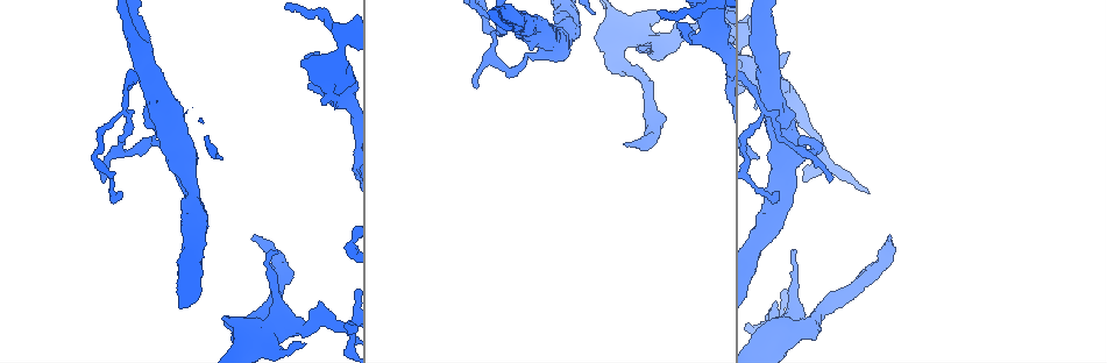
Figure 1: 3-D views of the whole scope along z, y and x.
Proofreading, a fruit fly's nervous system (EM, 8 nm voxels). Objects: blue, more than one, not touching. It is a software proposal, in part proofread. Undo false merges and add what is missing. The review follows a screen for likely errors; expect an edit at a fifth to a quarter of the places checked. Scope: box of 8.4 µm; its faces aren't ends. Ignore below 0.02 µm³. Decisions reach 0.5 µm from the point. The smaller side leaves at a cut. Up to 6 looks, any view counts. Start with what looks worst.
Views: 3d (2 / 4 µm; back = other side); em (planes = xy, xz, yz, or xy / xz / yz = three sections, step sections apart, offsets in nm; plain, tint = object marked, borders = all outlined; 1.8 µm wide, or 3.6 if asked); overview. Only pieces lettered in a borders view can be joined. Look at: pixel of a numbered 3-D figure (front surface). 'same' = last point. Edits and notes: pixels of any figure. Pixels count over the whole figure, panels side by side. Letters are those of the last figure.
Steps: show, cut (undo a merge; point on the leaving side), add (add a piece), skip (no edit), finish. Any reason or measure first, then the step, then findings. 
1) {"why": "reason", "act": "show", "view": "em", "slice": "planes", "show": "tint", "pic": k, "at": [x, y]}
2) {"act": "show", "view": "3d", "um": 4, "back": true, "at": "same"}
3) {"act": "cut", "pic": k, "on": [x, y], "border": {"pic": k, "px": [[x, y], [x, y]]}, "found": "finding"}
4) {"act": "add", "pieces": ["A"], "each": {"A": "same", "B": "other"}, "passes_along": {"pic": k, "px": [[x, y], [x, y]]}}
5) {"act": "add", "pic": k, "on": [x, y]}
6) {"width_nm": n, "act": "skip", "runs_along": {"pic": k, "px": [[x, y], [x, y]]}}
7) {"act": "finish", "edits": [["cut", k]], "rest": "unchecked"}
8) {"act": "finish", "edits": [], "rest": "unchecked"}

{"why": "branch stops here", "act": "show", "view": "em", "slice": "planes", "show": "plain", "pic": 1, "at": [676, 10]}

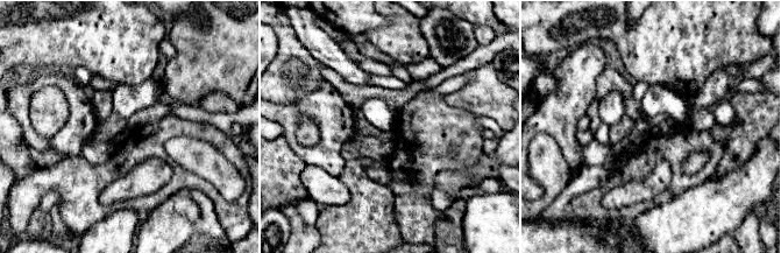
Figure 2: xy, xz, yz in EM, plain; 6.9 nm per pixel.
{"act": "show", "view": "em", "slice": "planes", "show": "borders", "at": "same"}

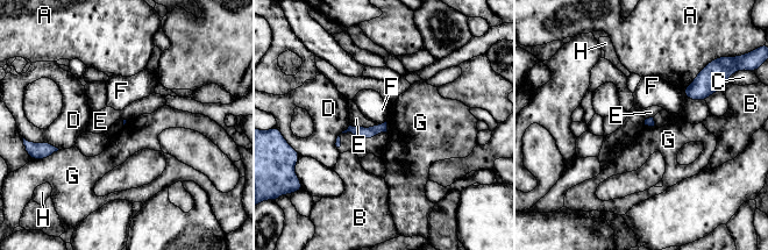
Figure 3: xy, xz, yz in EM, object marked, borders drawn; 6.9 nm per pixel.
{"act": "skip", "each": {"A": "other", "B": "other", "C": "other", "D": "other", "E": "other", "F": "other", "G": "other", "H": "other"}, "border": {"pic": 3, "px": [[385, 120], [376, 124]]}, "found": "none of them fits"}

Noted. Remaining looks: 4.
{"act": "show", "view": "3d", "um": 2, "pic": 1, "at": [625, 142]}

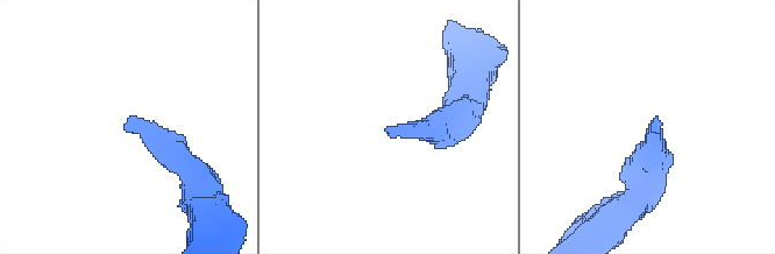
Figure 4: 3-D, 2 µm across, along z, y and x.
{"act": "show", "view": "em", "slice": "planes", "show": "borders", "pic": 4, "at": [127, 124]}

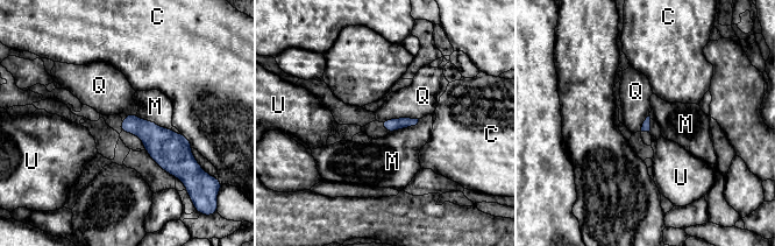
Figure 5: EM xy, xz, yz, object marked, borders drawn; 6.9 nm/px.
{"longest_contact_nm": ["M", 280], "act": "skip", "each": {"C": "other", "M": "other", "Q": "other", "U": "other"}, "border": {"pic": 5, "px": [[418, 118], [390, 118], [381, 121]]}, "found": "none of them fits"}

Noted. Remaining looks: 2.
{"act": "finish", "edits": [], "rest": "unchecked"}

